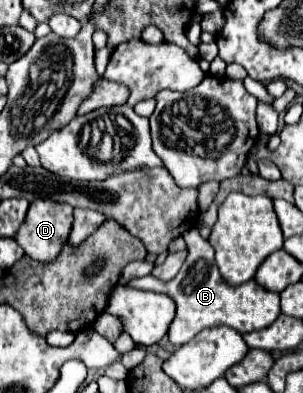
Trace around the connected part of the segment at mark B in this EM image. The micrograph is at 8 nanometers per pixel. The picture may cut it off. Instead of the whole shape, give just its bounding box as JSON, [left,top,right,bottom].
[159,227,281,345]

